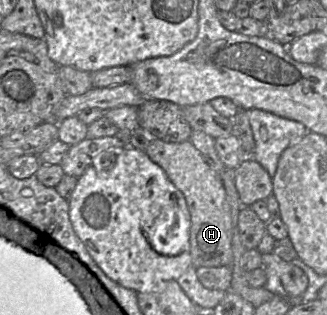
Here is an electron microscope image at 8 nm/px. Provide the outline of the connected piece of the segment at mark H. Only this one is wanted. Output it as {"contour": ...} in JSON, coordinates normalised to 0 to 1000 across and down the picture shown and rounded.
{"contour":[[[465,438],[440,483],[502,540],[517,571],[566,625],[584,686],[587,844],[593,851],[706,844],[713,835],[706,667],[673,559],[648,540],[581,441],[532,454]]]}

